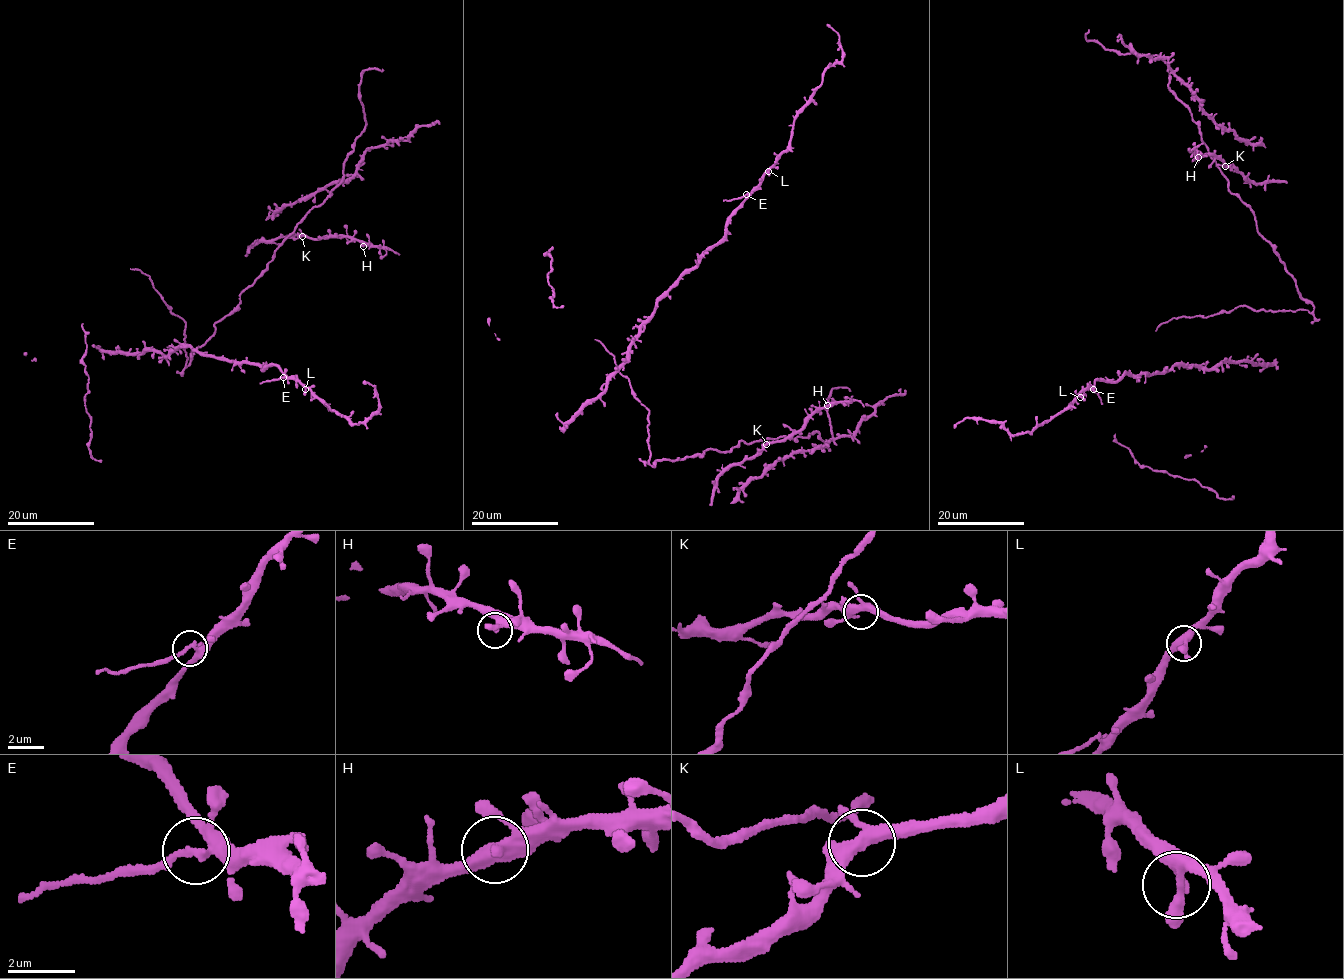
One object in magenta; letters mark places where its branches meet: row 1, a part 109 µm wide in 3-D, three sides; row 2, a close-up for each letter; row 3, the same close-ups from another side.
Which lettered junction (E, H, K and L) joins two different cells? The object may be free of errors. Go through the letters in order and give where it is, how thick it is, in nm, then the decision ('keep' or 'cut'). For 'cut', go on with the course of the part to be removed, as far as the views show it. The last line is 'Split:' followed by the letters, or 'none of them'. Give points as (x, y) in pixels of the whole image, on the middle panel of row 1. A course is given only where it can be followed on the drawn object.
E: at (746, 194); 240 nm thick; cut; foreign part runs (746, 194), (723, 201)
H: at (827, 405); 280 nm thick; keep
K: at (766, 444); 360 nm thick; keep
L: at (768, 171); 280 nm thick; keep
Split: E

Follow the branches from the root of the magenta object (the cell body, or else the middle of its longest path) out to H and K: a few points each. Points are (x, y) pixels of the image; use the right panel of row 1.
H: (1214, 315), (1313, 307), (1228, 188), (1216, 164), (1223, 159), (1198, 157)
K: (1214, 315), (1241, 305), (1313, 309), (1216, 164), (1225, 166)

